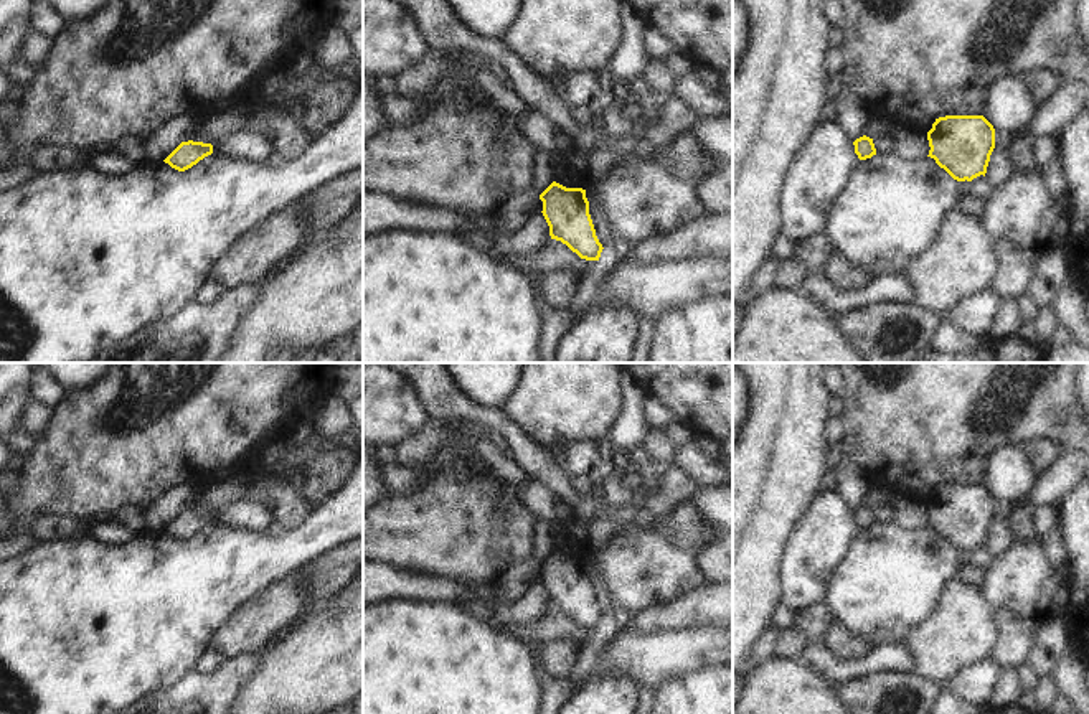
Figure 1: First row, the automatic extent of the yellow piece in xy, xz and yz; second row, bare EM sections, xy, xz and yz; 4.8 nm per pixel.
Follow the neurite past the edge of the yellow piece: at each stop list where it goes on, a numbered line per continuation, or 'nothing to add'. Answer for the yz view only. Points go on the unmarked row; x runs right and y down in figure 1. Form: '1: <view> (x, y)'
nothing to add

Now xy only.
nothing to add

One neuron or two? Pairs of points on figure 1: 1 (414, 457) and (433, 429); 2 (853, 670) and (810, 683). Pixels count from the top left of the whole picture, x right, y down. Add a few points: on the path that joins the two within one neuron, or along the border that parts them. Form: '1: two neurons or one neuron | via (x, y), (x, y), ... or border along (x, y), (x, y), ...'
1: one neuron | via (416, 450), (431, 436)
2: two neurons | border along (801, 660), (814, 667), (834, 686)

